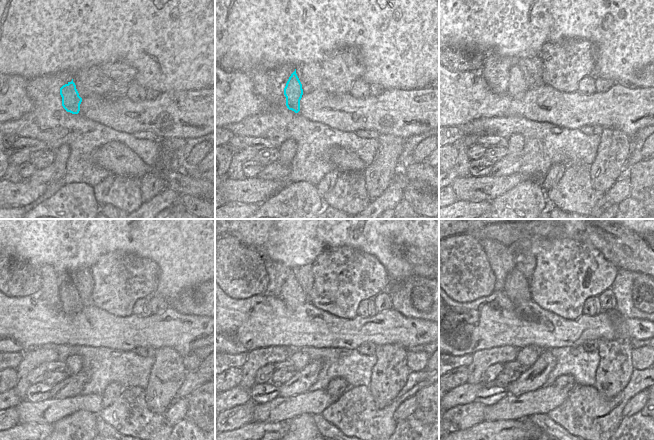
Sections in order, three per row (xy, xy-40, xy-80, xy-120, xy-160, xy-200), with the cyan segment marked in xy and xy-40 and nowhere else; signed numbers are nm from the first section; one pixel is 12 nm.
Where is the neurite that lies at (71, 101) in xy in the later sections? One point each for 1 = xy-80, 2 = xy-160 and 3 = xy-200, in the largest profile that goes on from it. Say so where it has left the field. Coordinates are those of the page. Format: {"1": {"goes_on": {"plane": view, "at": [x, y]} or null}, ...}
{"1": {"goes_on": {"plane": "xy-80", "at": [518, 86]}}, "2": {"goes_on": {"plane": "xy-160", "at": [292, 294]}}, "3": {"goes_on": {"plane": "xy-200", "at": [516, 287]}}}

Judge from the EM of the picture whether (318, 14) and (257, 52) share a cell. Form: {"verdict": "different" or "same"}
{"verdict": "same"}

